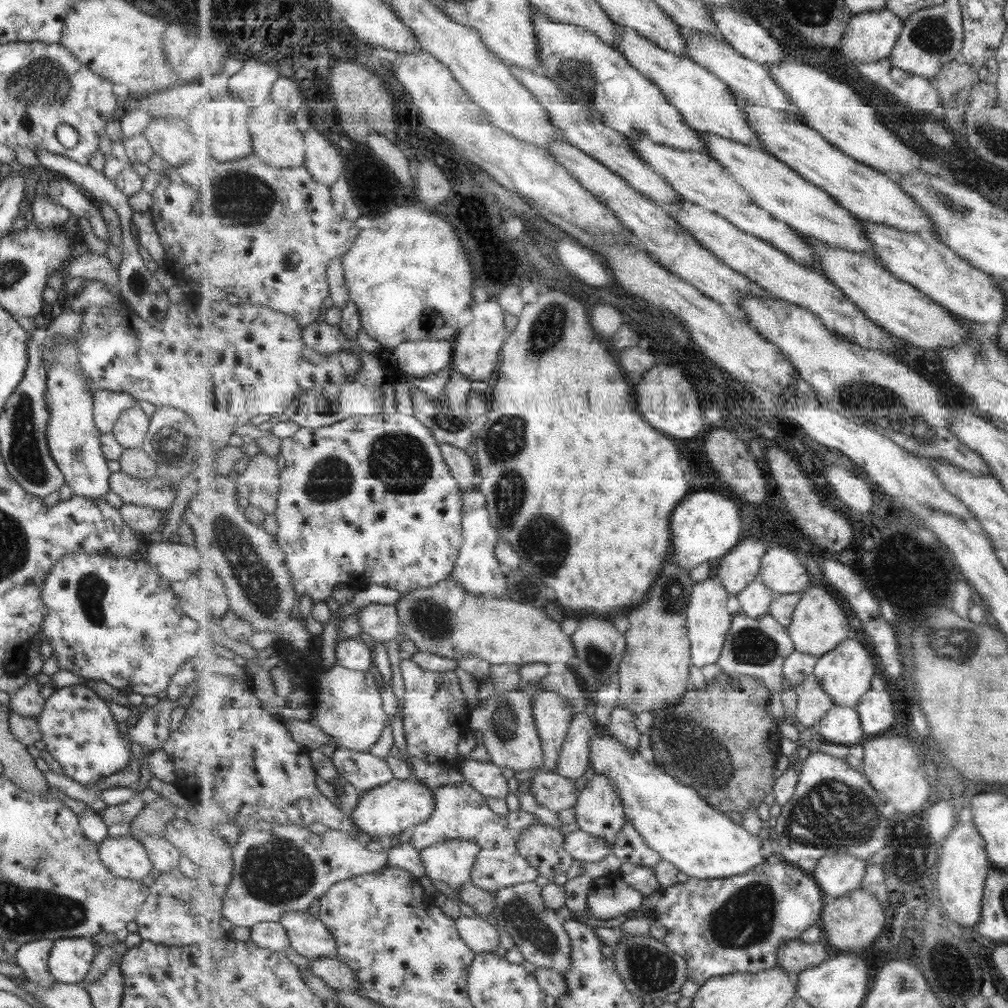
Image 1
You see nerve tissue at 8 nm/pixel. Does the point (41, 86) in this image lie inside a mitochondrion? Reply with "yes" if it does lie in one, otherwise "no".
yes

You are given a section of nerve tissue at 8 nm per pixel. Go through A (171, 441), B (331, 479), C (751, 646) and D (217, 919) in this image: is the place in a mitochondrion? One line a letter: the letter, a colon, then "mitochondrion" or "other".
A: mitochondrion
B: mitochondrion
C: mitochondrion
D: other

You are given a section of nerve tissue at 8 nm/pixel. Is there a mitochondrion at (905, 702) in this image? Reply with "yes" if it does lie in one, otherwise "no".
no

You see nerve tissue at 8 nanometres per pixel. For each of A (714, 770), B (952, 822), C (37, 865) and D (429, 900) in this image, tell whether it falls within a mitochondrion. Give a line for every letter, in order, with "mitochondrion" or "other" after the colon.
A: mitochondrion
B: other
C: mitochondrion
D: other

